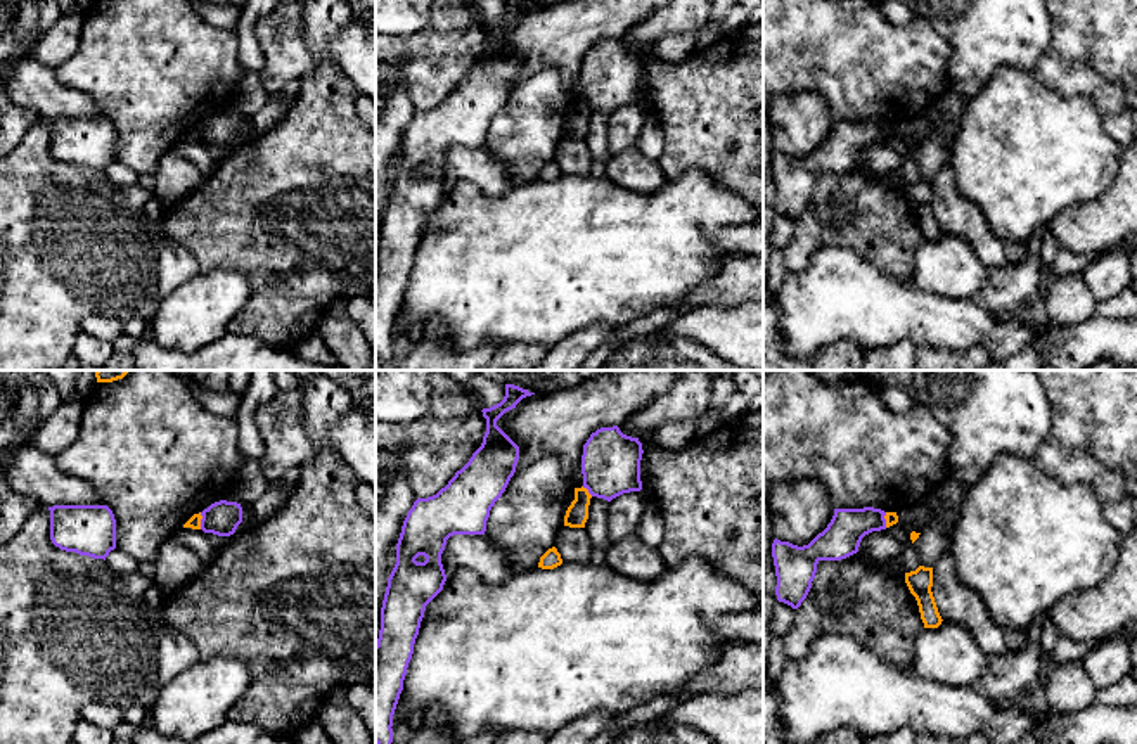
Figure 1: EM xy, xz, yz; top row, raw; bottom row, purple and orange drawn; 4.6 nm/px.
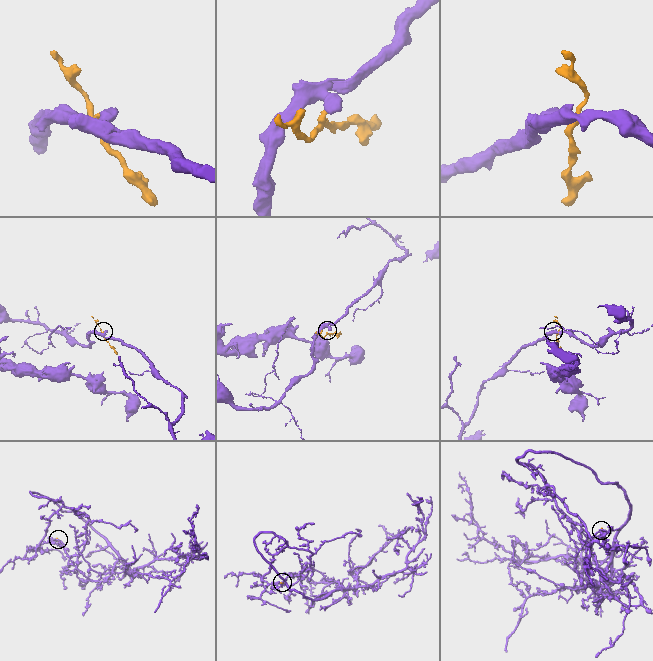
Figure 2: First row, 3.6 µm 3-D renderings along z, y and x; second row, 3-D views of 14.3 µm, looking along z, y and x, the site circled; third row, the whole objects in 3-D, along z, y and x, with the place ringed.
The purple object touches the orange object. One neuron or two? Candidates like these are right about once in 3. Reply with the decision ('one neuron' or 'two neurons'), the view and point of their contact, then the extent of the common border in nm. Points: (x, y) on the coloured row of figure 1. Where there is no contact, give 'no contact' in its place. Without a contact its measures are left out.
two neurons | xy (201, 521) | 80 nm

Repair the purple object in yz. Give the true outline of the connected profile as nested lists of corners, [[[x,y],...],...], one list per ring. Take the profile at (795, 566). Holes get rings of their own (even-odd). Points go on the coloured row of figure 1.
[[[874,507],[834,509],[827,528],[808,545],[798,547],[775,538],[772,557],[777,576],[777,600],[798,609],[812,588],[817,564],[857,554],[865,535],[886,529],[884,516],[884,510]]]

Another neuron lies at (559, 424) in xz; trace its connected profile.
[[[604,372],[571,389],[523,398],[497,420],[497,426],[519,446],[516,471],[556,455],[571,484],[581,488],[581,455],[590,434],[626,422],[666,393],[682,372]]]

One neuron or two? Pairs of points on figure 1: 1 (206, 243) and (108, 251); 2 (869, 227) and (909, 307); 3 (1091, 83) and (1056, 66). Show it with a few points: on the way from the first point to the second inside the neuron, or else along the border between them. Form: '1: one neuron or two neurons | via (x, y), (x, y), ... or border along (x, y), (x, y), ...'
1: two neurons | border along (163, 211), (165, 234), (194, 258), (199, 270)
2: two neurons | border along (860, 256), (902, 282)
3: one neuron | via (1082, 80), (1065, 75)

